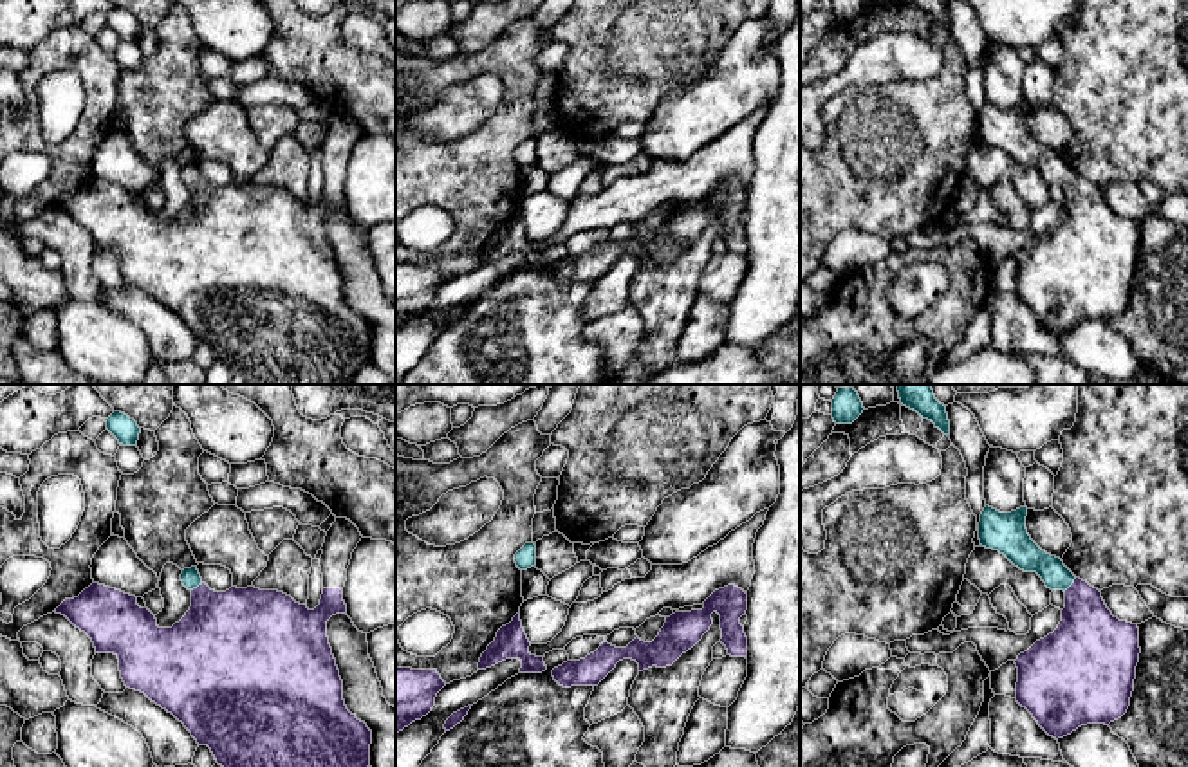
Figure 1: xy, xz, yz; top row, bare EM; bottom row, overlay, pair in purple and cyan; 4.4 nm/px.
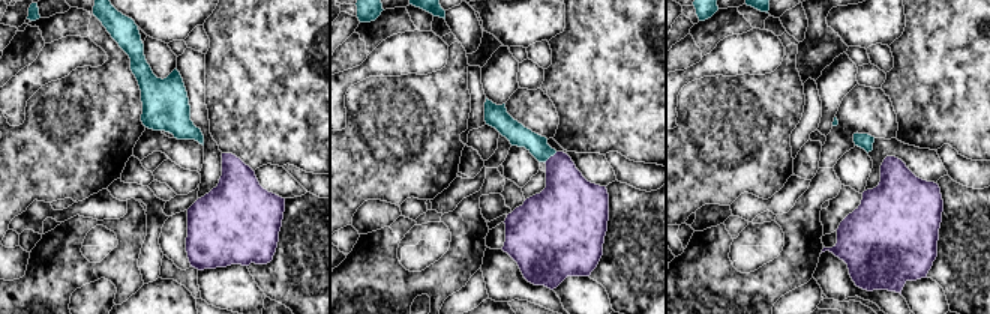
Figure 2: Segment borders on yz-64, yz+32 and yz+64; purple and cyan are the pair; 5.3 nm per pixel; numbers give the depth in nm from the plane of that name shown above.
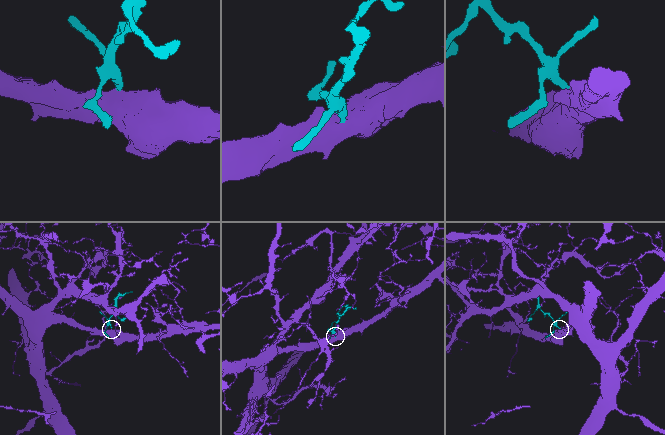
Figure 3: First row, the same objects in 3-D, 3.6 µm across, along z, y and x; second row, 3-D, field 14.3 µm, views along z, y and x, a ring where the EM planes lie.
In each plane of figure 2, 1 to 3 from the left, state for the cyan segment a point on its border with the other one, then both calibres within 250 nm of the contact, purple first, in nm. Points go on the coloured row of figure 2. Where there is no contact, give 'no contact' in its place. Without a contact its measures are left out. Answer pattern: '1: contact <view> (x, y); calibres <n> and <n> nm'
1: no contact
2: contact yz+32 (551, 156); calibres 280 and 120 nm
3: no contact

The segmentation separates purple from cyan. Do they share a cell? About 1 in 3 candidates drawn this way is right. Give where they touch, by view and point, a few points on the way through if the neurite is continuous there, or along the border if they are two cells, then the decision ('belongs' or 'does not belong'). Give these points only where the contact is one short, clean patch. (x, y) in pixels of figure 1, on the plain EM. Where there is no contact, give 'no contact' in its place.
yz (1071, 181) | across yz (1089, 233), (1084, 199), (1071, 181), (1026, 150) | belongs

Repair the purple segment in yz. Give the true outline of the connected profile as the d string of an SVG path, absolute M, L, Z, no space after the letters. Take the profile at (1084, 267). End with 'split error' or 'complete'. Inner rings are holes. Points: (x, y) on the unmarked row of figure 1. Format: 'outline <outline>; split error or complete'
outline M986 101L979 117L979 135L982 143L998 146L1020 166L1036 168L1047 184L1065 188L1058 224L1015 256L1016 298L1058 336L1087 319L1109 321L1127 309L1141 249L1139 224L1114 213L1098 184L1076 173L1060 153L1042 146L1027 130L1026 112L1026 101L1011 108Z; split error

